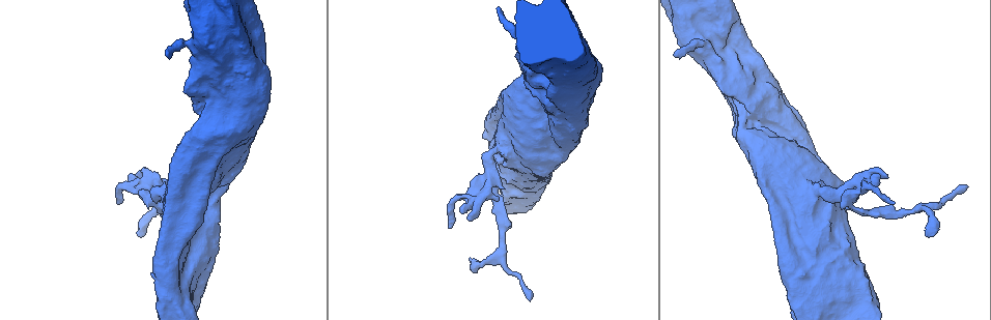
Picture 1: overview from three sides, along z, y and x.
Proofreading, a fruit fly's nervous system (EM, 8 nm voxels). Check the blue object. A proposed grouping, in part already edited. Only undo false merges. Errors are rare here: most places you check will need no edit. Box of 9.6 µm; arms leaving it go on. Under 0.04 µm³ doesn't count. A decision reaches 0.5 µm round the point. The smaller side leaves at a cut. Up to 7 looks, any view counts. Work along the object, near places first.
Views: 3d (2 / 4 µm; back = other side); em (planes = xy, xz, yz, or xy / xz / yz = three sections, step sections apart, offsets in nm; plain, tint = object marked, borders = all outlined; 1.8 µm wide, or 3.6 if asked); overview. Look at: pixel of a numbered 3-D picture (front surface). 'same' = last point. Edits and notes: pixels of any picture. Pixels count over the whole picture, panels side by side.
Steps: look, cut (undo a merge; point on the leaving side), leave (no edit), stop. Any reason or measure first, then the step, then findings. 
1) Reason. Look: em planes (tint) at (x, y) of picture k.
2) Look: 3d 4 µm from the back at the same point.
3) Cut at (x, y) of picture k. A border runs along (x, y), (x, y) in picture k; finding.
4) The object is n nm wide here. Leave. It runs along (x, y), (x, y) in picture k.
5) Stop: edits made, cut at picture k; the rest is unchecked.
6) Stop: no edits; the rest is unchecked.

Sudden change in width. Look: 3d 4 µm at (201, 254) of picture 1.

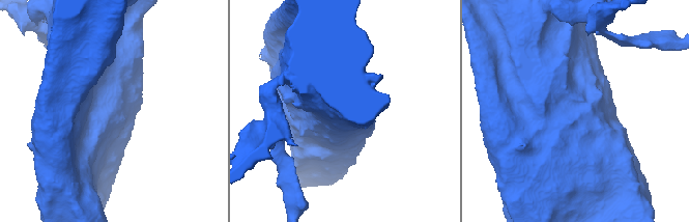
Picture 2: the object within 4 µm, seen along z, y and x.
Shape alone is not enough. Look: em 3.6 µm xy step 16 (tint) at (110, 107) of picture 2.

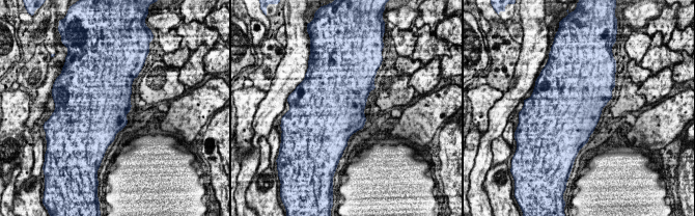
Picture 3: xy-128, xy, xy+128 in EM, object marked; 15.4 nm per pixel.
Cut it another way. Look: em 3.6 µm planes (tint) at the same point.

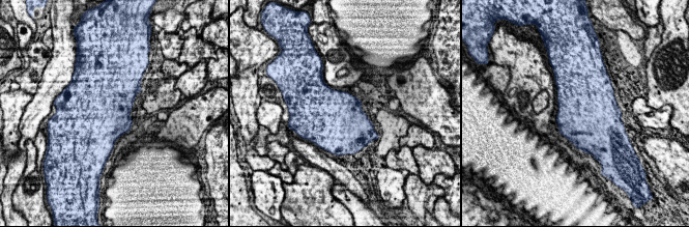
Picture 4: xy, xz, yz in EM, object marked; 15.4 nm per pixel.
Leave. All the same neuron.

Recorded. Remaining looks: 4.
Sudden change in width. Look: em planes (tint) at (792, 139) of picture 1.

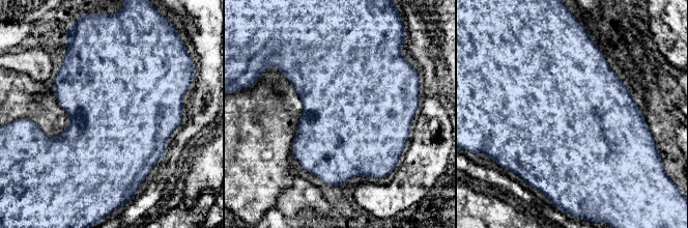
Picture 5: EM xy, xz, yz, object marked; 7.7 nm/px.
The object is 850 nm wide here. Leave. All the same neuron.

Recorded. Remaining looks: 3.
Look: 3d 4 µm at (488, 176) of picture 1.

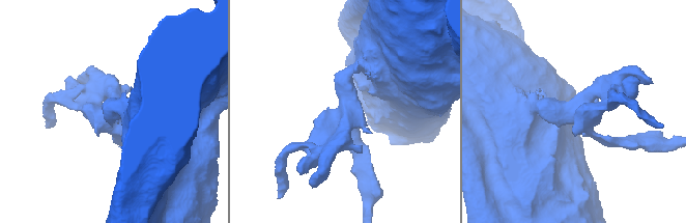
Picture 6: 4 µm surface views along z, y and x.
Shape alone is not enough. Look: em yz step 8 (tint) at (348, 111) of picture 6.

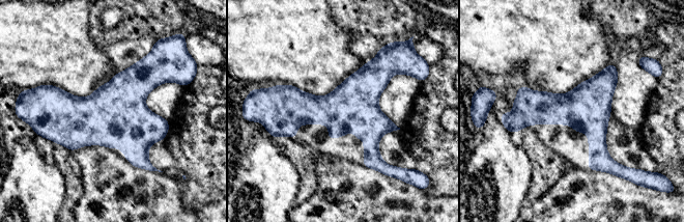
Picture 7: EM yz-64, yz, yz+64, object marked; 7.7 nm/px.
The object is 360 nm wide here. Leave. Continuous, no second neuron.

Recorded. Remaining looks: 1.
Stop: no edits; the rest is unchecked.

